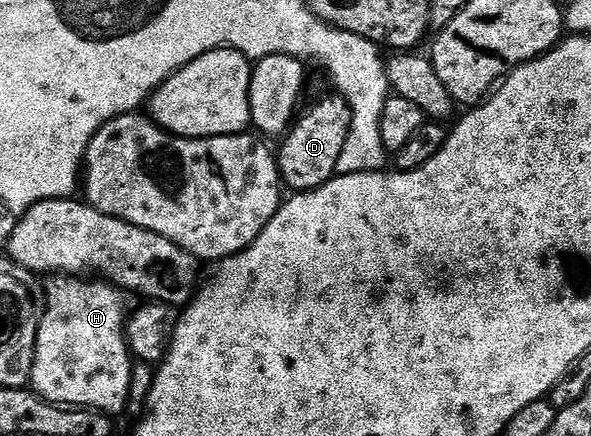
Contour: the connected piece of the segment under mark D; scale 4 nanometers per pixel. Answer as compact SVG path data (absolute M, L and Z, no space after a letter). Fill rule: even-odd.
M337 97L326 98L323 102L316 103L303 116L302 123L300 118L297 125L285 135L286 143L280 148L277 147L278 172L282 176L283 183L291 191L314 190L335 177L340 152L344 152L344 140L348 140L348 132L354 119L354 113L351 112L345 97Z

